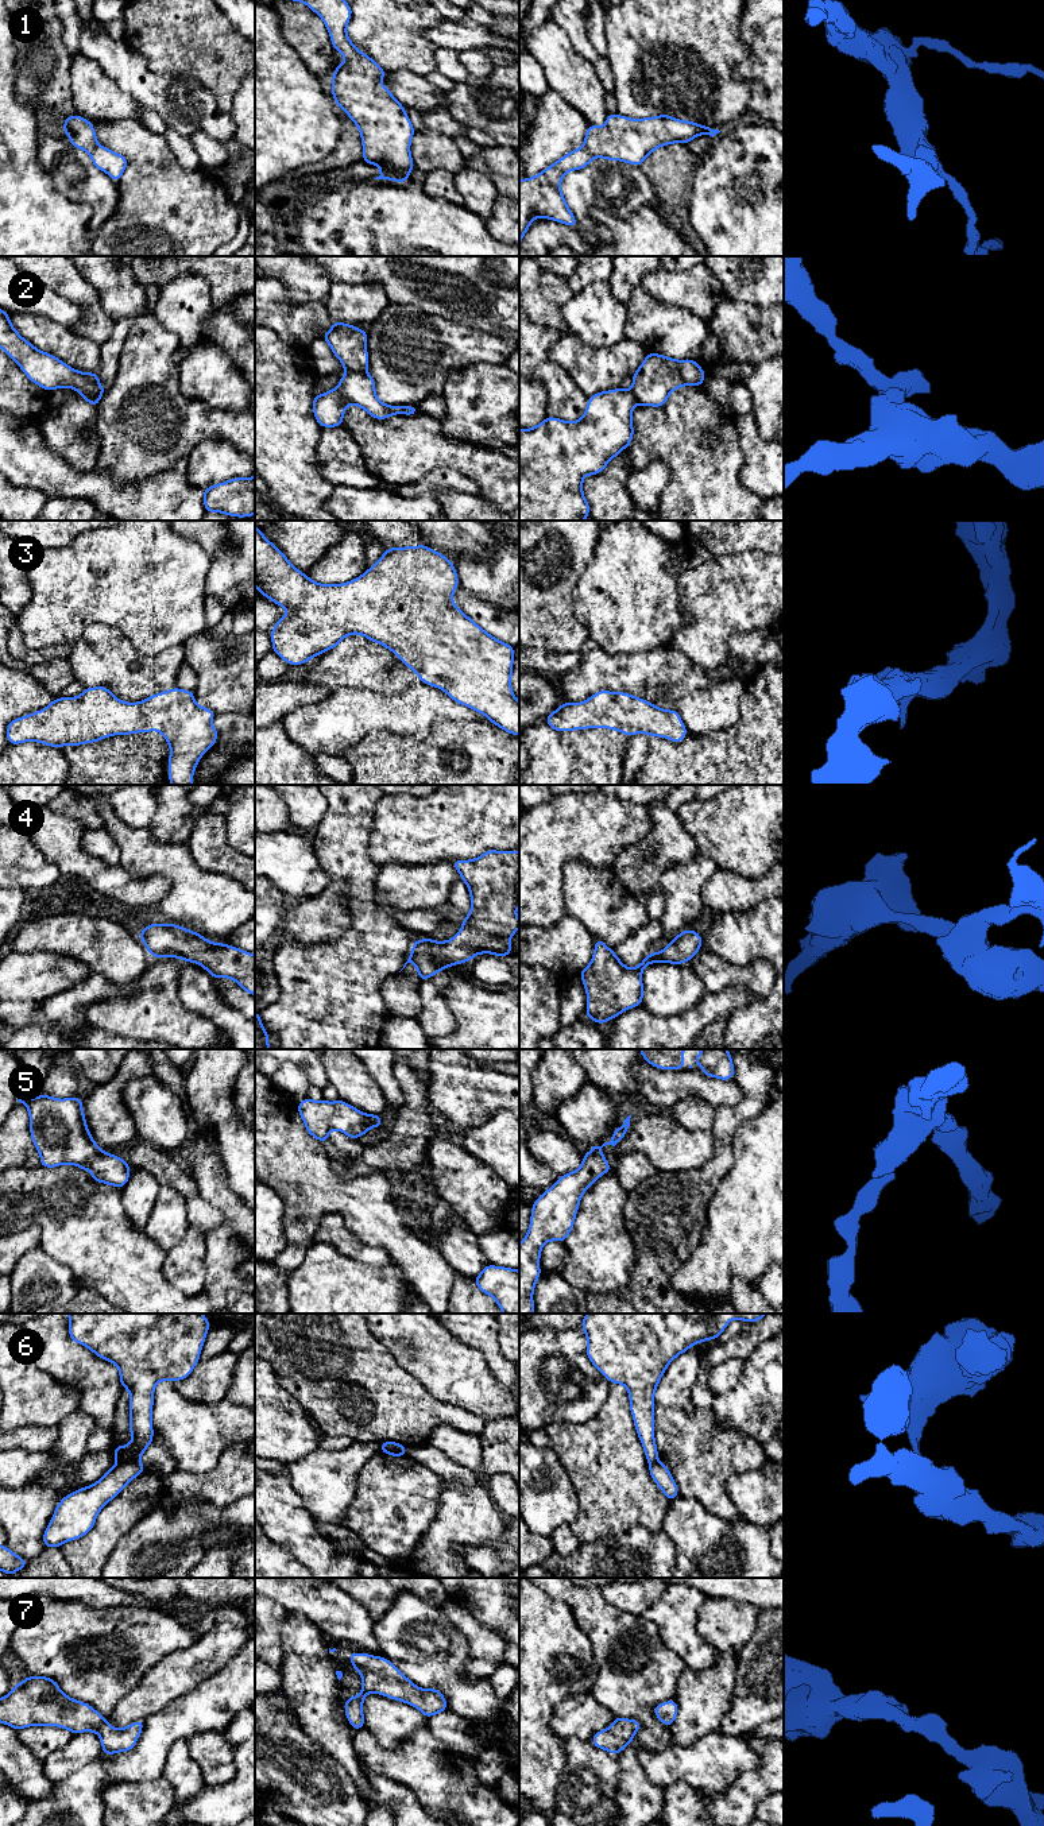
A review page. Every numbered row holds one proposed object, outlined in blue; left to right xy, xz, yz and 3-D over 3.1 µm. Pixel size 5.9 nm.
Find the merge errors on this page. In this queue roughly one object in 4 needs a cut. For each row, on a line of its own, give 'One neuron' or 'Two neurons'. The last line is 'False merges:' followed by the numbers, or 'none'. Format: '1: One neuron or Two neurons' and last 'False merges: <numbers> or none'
1: One neuron
2: Two neurons
3: One neuron
4: One neuron
5: One neuron
6: Two neurons
7: One neuron
False merges: 2, 6

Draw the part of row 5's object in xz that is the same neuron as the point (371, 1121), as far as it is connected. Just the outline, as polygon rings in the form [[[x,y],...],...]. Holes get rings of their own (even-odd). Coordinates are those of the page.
[[[305,1098],[297,1105],[297,1109],[308,1133],[321,1142],[329,1140],[332,1129],[357,1140],[370,1129],[383,1126],[380,1114],[366,1114],[341,1099],[326,1102]]]

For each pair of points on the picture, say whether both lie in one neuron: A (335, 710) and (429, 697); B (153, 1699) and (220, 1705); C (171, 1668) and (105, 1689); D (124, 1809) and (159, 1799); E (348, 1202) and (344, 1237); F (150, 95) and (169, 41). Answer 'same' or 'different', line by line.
A: same
B: different
C: different
D: same
E: different
F: different

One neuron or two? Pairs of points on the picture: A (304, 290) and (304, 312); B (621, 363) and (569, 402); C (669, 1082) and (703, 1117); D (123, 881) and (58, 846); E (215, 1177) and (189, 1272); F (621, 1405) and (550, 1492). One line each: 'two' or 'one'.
A: two
B: two
C: two
D: one
E: two
F: two

